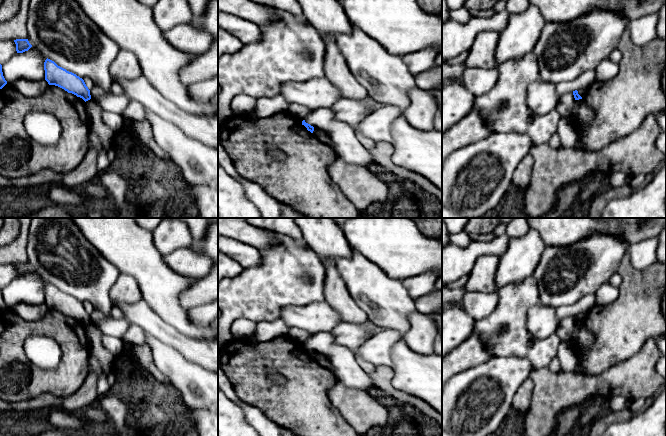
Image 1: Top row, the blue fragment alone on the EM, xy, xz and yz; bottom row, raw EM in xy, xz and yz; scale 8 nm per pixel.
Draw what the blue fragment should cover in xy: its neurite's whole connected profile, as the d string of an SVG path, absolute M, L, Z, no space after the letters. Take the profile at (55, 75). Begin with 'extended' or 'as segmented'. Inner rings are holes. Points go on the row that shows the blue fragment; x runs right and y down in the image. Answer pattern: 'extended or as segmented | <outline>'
as segmented | M48 58L44 62L44 70L45 80L49 85L58 86L68 93L82 98L85 102L91 99L90 90L84 80L76 74L58 66Z

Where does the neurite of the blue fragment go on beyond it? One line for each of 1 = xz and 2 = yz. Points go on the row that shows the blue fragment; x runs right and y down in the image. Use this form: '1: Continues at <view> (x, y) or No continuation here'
1: No continuation here
2: No continuation here

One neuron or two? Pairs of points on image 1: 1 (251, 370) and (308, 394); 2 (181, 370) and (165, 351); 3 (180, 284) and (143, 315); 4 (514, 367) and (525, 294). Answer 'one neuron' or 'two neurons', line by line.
1: one neuron
2: one neuron
3: two neurons
4: two neurons

